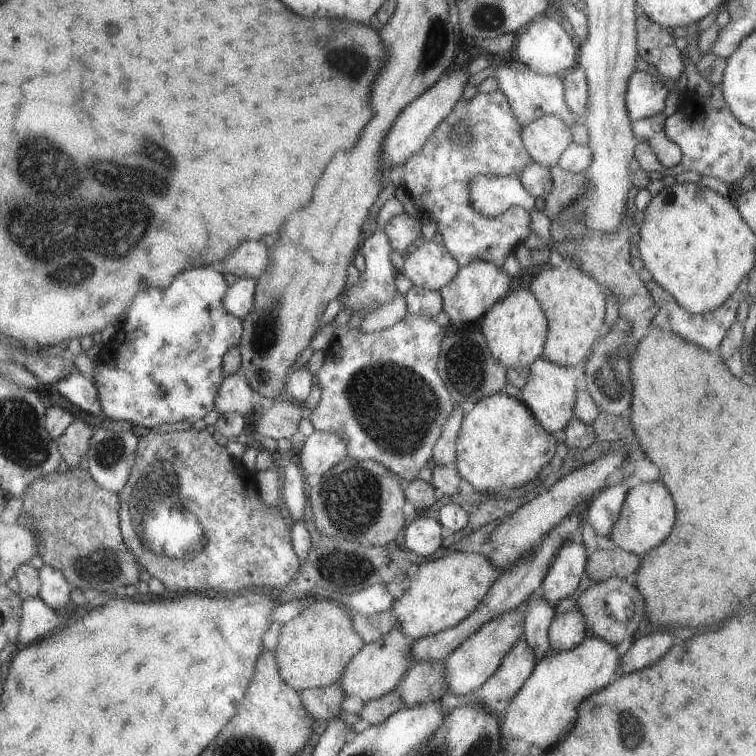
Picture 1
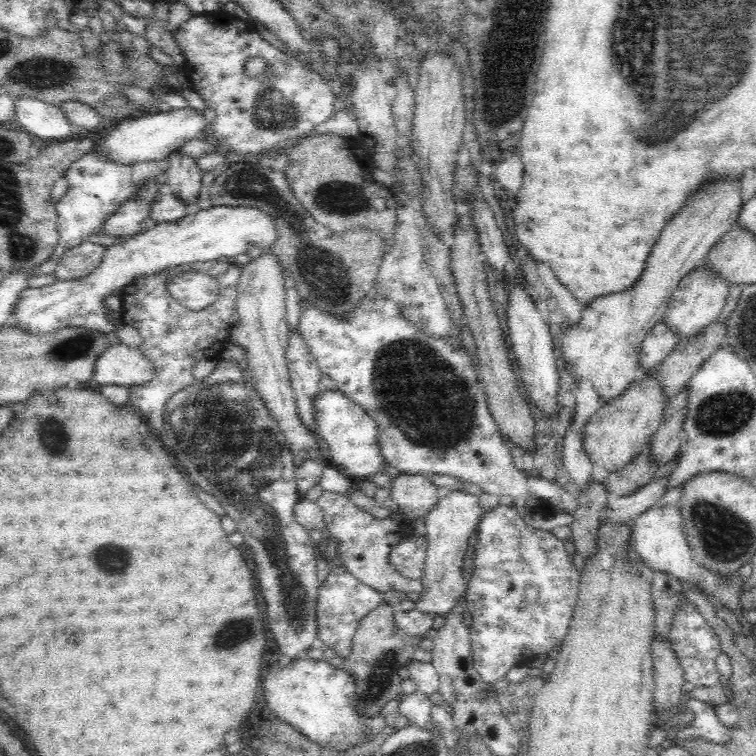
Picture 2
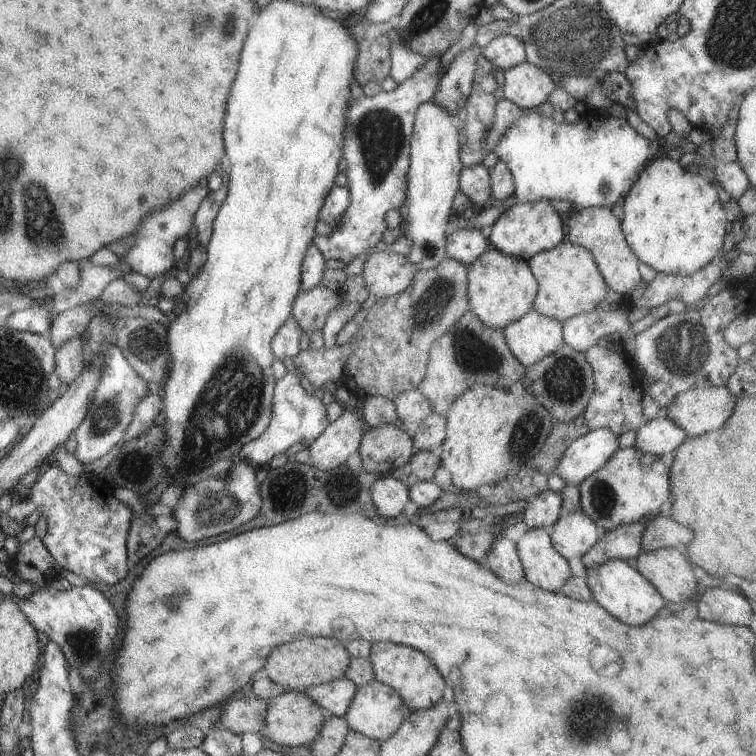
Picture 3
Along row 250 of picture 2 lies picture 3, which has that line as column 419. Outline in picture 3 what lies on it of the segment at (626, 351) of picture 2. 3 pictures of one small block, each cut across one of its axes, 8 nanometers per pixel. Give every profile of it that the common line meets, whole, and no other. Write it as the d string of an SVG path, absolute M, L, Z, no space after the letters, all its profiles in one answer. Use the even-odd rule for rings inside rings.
M375 642L375 644L371 644L368 660L371 664L374 681L395 690L395 693L401 698L401 702L410 712L427 710L429 706L435 706L442 699L445 688L443 678L439 676L435 666L417 650L407 648L407 646L389 644L389 642Z

